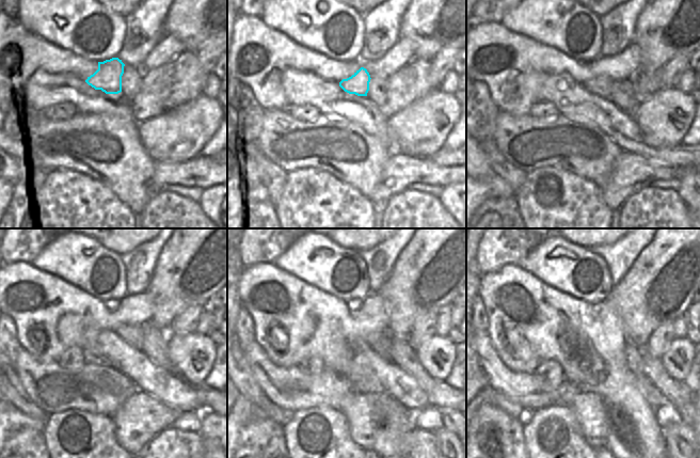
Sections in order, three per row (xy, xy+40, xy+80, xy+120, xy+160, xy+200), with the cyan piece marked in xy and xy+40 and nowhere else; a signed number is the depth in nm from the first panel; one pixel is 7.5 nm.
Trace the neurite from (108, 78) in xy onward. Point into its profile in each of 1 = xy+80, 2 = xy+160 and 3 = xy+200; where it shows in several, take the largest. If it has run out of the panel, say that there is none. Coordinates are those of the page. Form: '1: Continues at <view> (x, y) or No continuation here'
1: Continues at xy+80 (602, 85)
2: Continues at xy+160 (380, 341)
3: Continues at xy+200 (633, 354)

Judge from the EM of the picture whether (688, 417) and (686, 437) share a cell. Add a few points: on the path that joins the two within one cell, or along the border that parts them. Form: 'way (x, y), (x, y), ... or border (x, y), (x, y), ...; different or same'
border (682, 421), (688, 426); different

